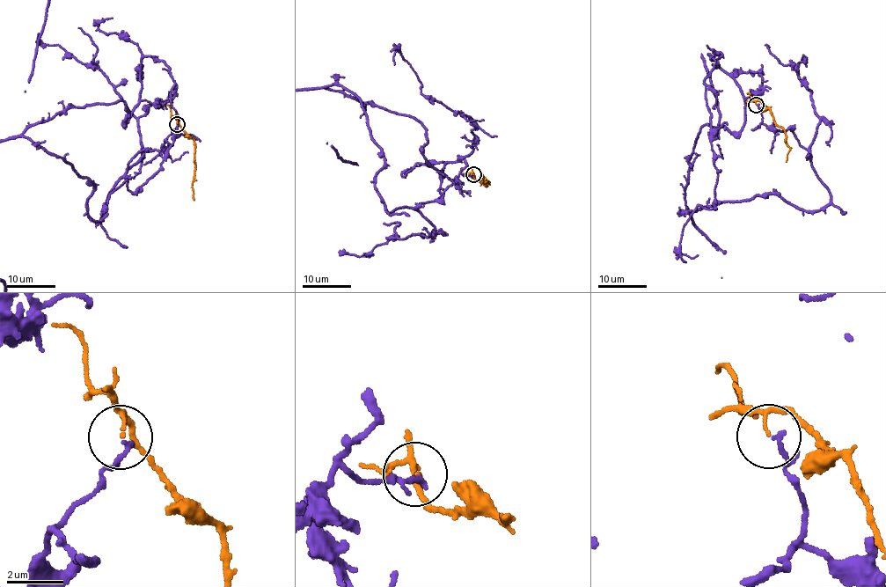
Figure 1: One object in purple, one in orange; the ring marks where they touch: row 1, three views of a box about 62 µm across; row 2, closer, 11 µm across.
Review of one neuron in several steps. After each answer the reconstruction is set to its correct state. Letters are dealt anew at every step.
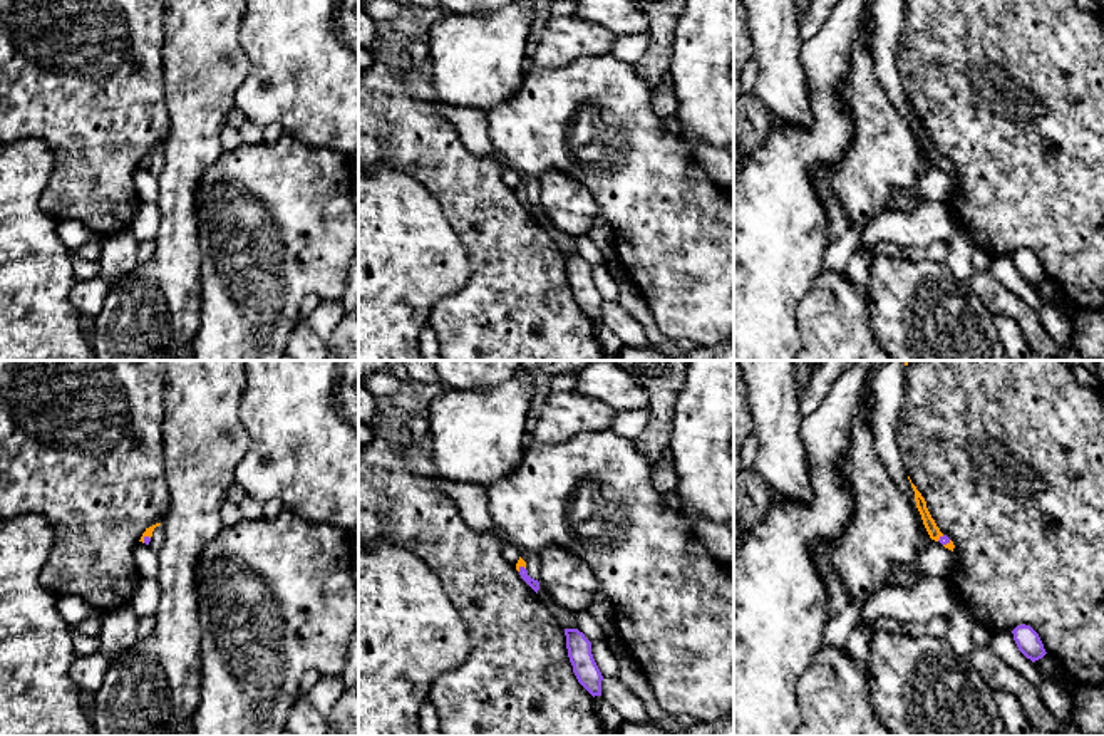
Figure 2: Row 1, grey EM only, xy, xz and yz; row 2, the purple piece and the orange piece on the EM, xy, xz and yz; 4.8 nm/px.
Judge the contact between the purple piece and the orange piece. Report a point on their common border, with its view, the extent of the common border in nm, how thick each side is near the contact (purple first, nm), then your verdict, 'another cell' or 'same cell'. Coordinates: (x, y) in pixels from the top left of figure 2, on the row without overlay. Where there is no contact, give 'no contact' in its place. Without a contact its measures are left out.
meets purple in xy at (144, 163); contact 50 nm long; 30 nm thick on the purple side, 40 nm on the other; another cell

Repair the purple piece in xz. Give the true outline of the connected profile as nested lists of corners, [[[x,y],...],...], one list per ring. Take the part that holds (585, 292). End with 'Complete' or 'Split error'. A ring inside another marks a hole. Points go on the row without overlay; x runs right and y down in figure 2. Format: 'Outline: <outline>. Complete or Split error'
Outline: [[[565,253],[568,282],[578,307],[595,322],[601,320],[603,300],[593,283],[591,267],[578,253]]]. Complete

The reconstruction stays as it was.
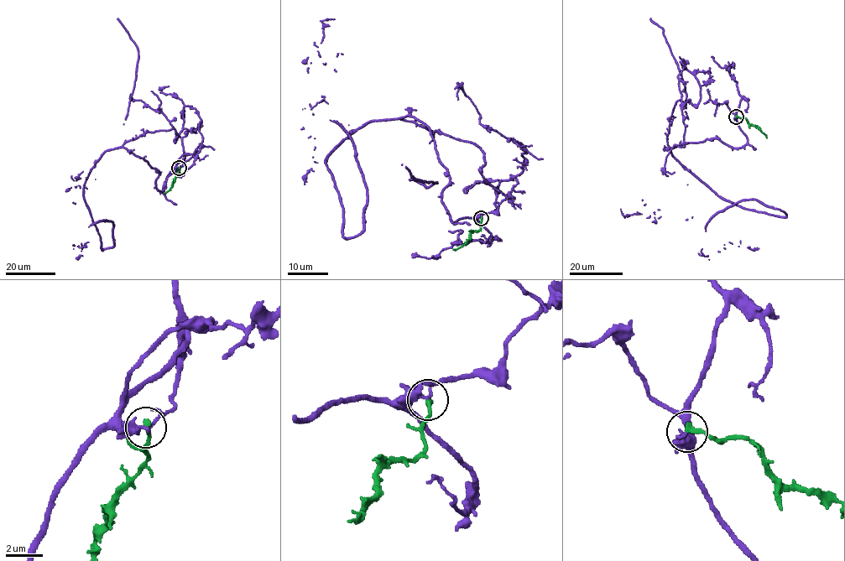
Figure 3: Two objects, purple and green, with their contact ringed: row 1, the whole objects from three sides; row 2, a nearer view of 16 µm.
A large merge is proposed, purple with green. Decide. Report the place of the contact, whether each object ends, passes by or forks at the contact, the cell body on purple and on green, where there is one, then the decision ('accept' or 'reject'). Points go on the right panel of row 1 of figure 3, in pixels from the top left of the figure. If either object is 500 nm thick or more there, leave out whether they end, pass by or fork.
place (736, 116); purple ends; green ends; soma purple none; soma green none; reject

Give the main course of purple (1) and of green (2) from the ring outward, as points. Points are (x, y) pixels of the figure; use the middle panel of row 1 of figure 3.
1: (481, 217), (451, 222), (406, 116), (326, 162), (342, 236), (367, 184), (310, 104), (335, 19)
2: (481, 217), (480, 229), (470, 234), (466, 243), (453, 250)

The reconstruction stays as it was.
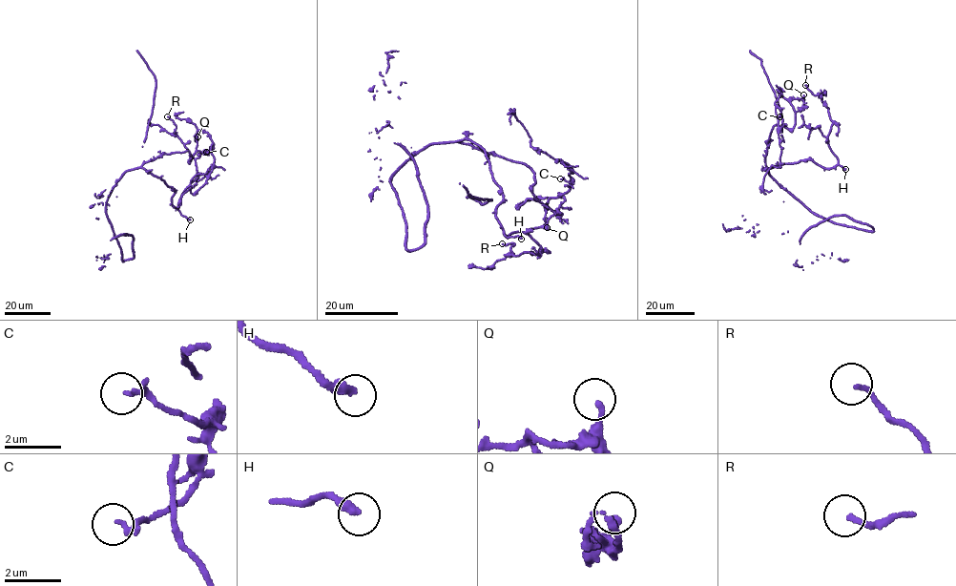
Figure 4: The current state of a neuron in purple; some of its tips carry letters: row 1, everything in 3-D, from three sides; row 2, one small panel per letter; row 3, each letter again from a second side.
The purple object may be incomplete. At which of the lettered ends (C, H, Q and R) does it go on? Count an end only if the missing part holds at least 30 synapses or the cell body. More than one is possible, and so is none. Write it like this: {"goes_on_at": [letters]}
{"goes_on_at": ["H"]}

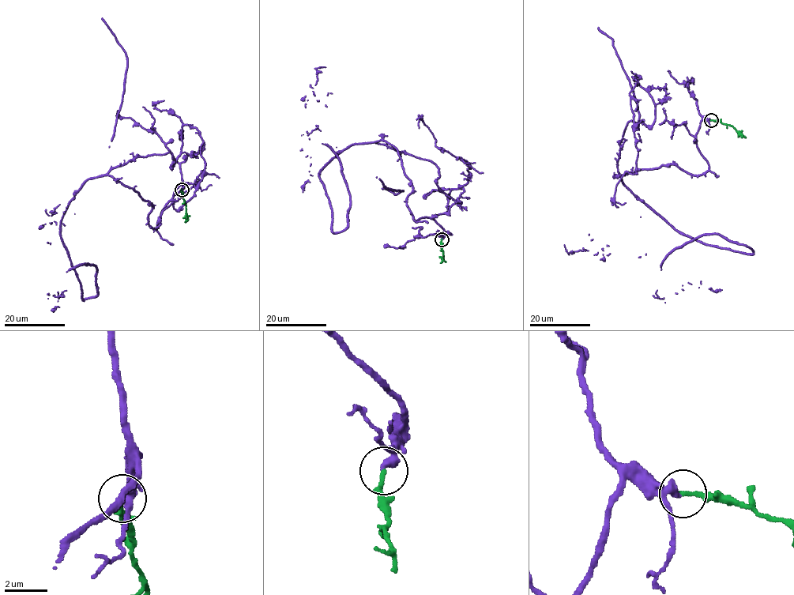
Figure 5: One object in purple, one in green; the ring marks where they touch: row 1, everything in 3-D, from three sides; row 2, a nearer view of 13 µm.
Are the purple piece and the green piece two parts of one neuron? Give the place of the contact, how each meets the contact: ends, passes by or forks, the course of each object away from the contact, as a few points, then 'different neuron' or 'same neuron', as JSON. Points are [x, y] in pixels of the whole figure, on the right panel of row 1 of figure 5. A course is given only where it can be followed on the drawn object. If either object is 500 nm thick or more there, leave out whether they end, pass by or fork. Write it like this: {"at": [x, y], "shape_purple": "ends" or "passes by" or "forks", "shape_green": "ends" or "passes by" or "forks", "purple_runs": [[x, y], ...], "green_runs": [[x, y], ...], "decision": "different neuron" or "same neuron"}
{"at": [711, 120], "shape_purple": "ends", "shape_green": "ends", "purple_runs": [[711, 120], [695, 136], [701, 175], [619, 175], [680, 231], [752, 254], [718, 234], [661, 265], [564, 244]], "green_runs": [[711, 120], [730, 124], [746, 137]], "decision": "same neuron"}

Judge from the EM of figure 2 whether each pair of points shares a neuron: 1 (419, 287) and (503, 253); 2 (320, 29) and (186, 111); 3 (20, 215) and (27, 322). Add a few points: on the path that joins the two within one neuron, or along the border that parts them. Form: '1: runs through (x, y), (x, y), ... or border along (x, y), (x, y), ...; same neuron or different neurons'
1: border along (454, 230), (466, 252), (469, 277), (444, 297); different neurons
2: border along (240, 36), (248, 74), (233, 104); different neurons
3: runs through (20, 242), (20, 295); same neuron

